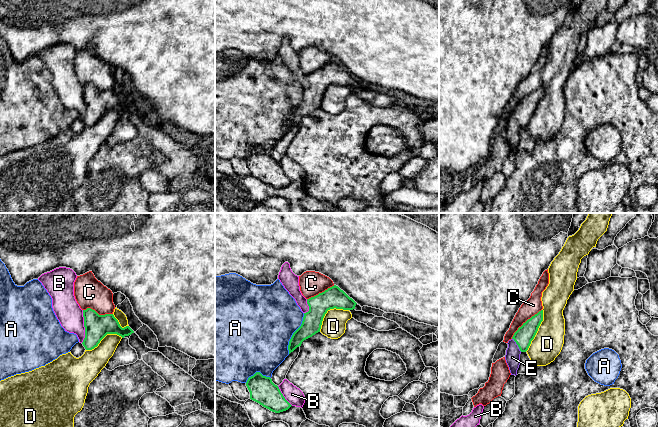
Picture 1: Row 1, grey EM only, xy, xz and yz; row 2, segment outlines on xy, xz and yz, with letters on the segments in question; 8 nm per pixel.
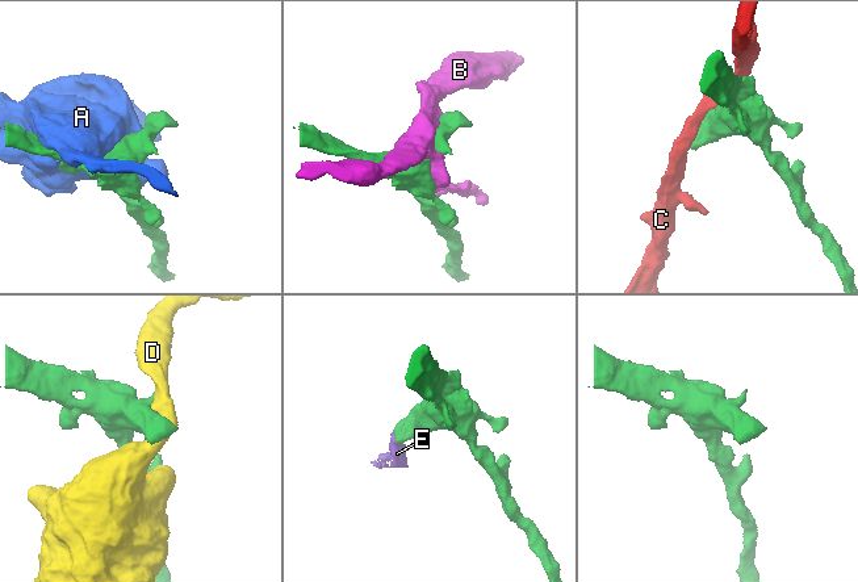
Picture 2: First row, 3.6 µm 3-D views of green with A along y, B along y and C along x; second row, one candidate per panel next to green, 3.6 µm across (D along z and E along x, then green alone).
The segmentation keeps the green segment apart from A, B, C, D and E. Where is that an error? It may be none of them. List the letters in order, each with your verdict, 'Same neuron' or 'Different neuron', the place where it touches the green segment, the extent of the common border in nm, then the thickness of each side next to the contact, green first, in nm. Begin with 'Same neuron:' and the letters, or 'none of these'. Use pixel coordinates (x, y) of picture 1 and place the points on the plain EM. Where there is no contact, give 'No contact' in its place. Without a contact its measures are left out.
Same neuron: E
A: Different neuron. Touches green at xz (293, 109). Shared border 360 nm. Thickness 160 nm (green) against 500 nm
B: Different neuron. Touches green at xy (84, 102). Shared border 260 nm. Thickness 190 nm (green) against 200 nm
C: Different neuron. Touches green at yz (525, 98). Shared border 340 nm. Thickness 150 nm (green) against 140 nm
D: Different neuron. Touches green at xz (327, 86). Shared border 300 nm. Thickness 170 nm (green) against 190 nm
E: Same neuron. Touches green at yz (517, 120). Shared border 130 nm. Thickness 150 nm (green) against 120 nm

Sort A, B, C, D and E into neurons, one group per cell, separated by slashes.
A / B / C / D / E

